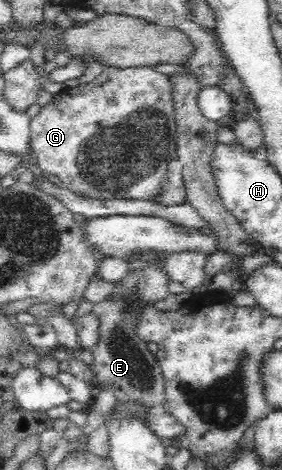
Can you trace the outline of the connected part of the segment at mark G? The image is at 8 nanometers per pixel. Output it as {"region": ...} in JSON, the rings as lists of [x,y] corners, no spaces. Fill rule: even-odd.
{"region":[[[108,66],[94,81],[64,89],[30,120],[30,141],[40,169],[59,177],[64,188],[90,200],[148,200],[168,180],[168,162],[176,157],[175,88],[173,76],[156,67]]]}

